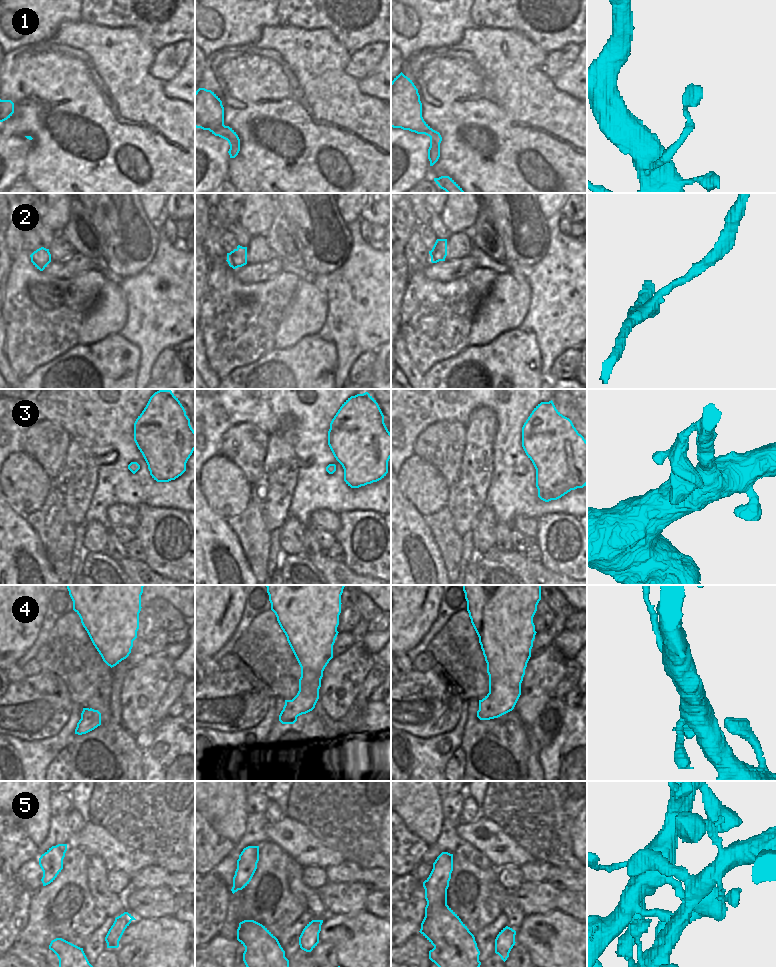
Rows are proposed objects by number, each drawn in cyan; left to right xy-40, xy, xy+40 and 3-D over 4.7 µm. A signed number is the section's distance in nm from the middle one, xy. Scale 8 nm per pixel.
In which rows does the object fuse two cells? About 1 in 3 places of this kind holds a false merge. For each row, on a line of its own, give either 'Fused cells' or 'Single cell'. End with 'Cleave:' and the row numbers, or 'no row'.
1: Single cell
2: Single cell
3: Single cell
4: Fused cells
5: Single cell
Cleave: 4.

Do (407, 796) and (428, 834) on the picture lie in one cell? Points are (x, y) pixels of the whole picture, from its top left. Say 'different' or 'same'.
same

